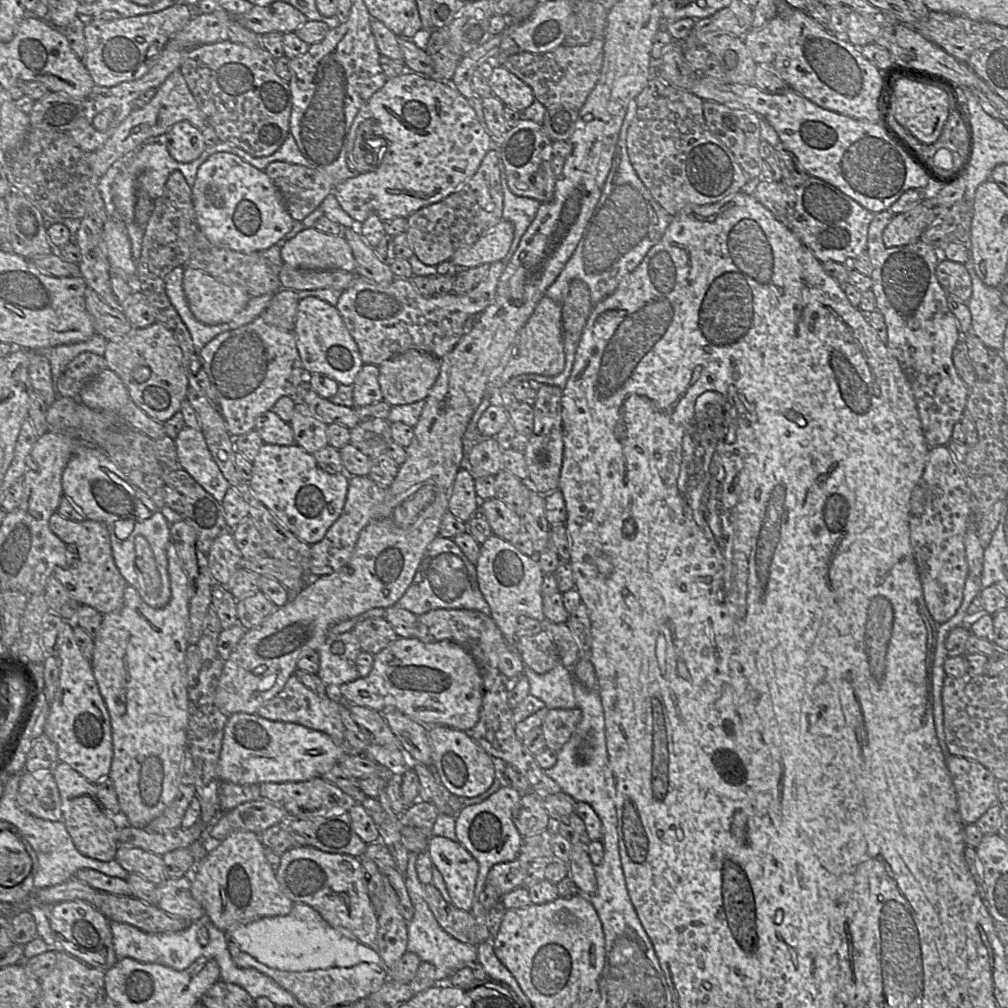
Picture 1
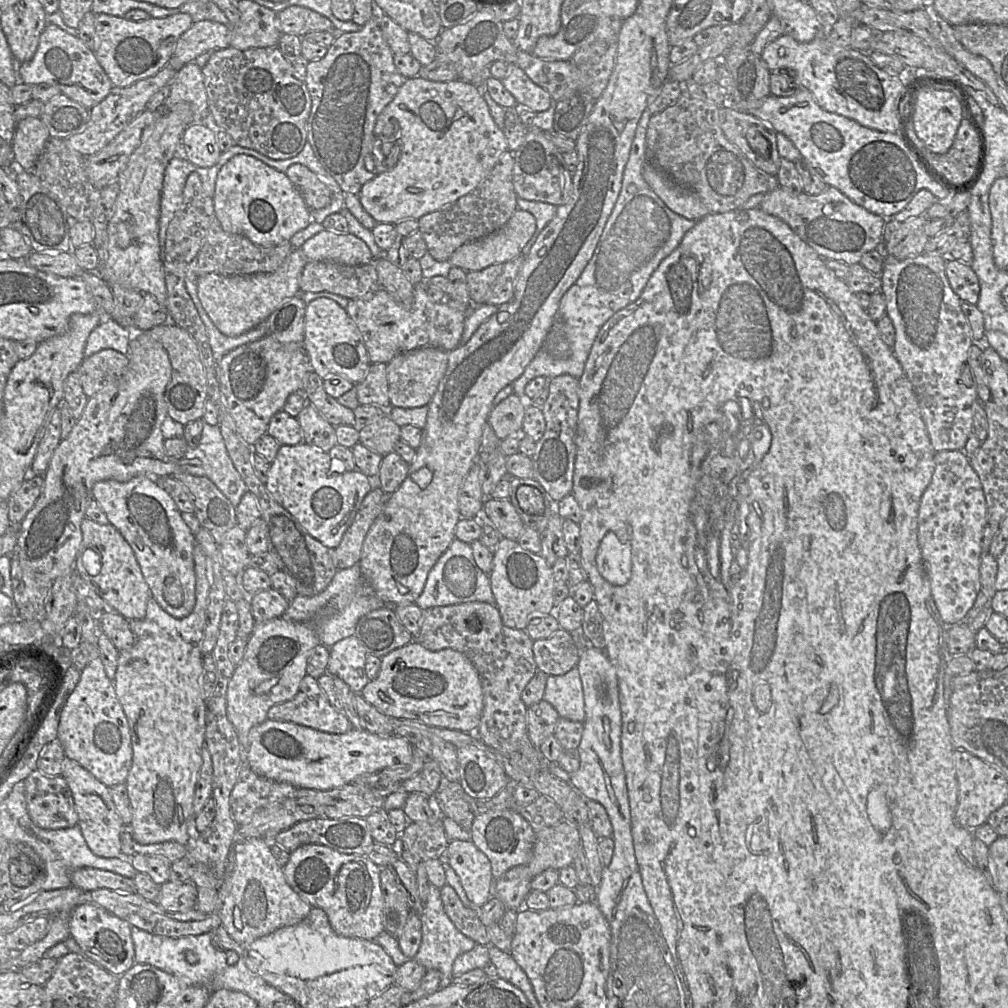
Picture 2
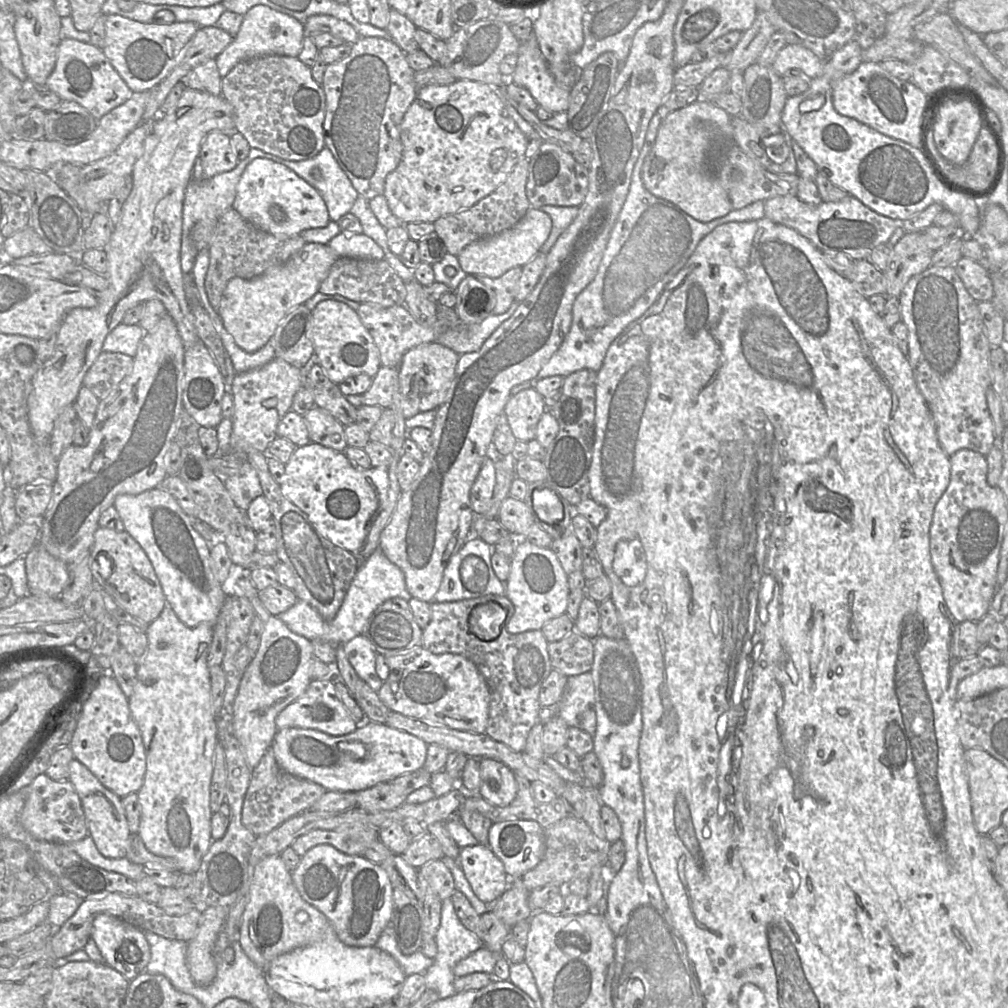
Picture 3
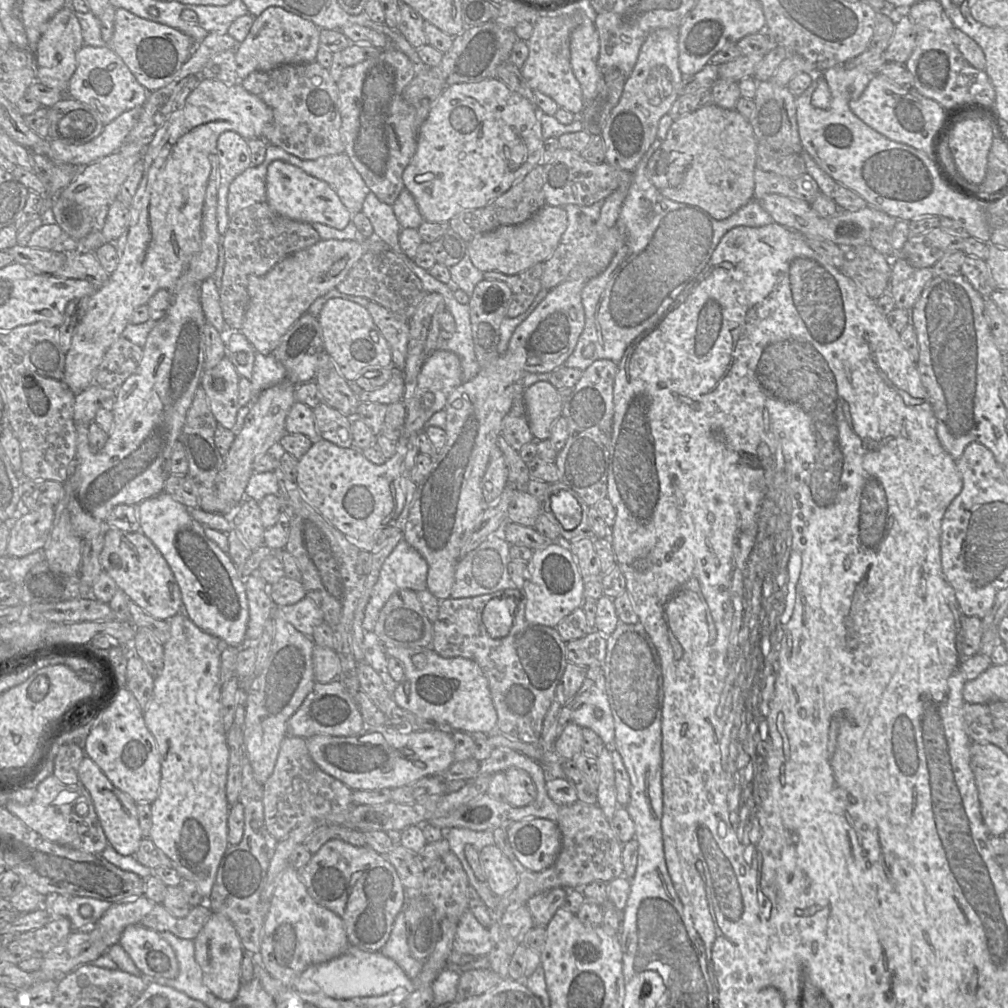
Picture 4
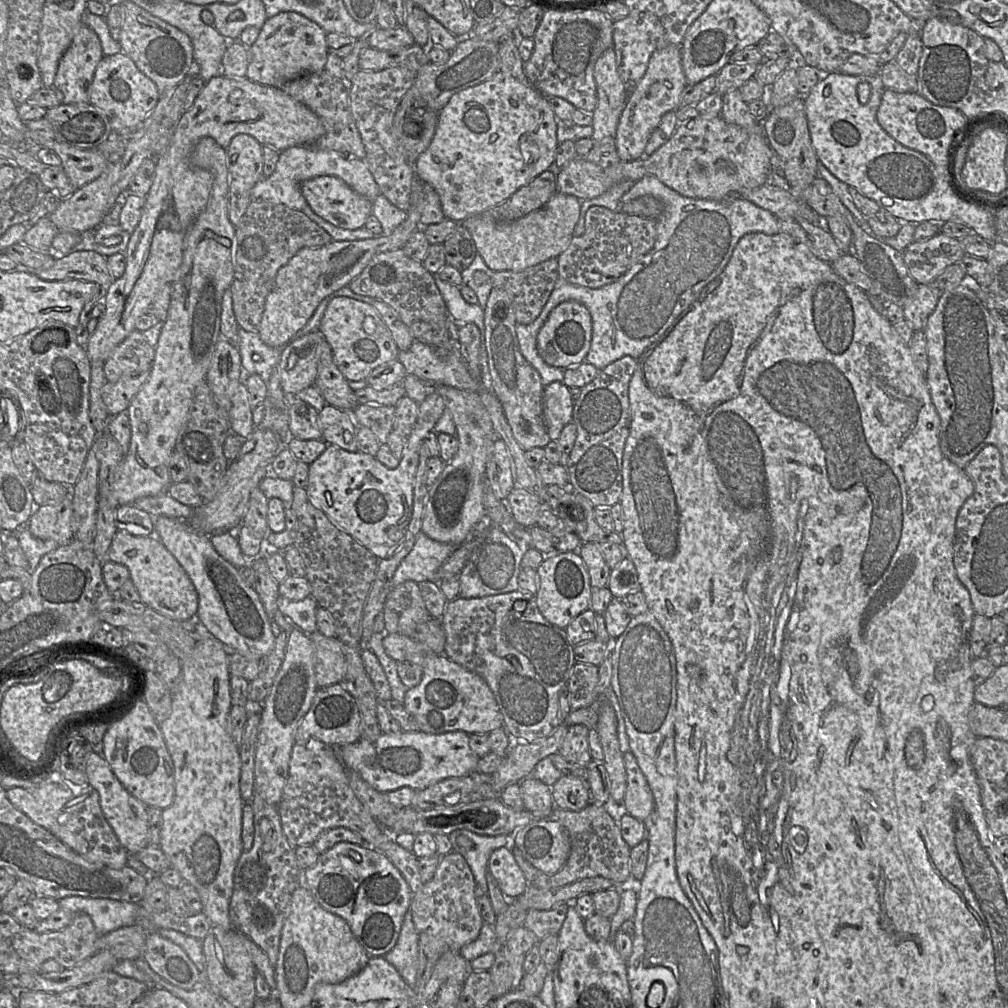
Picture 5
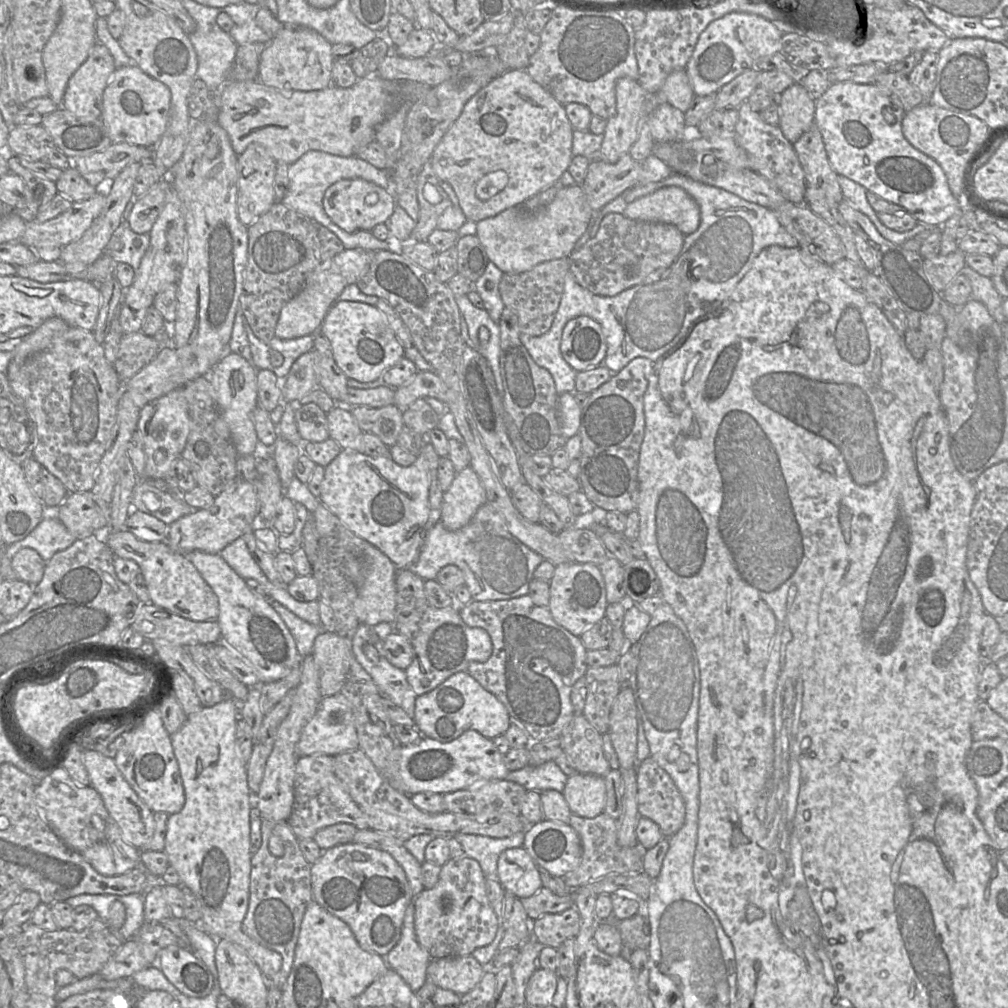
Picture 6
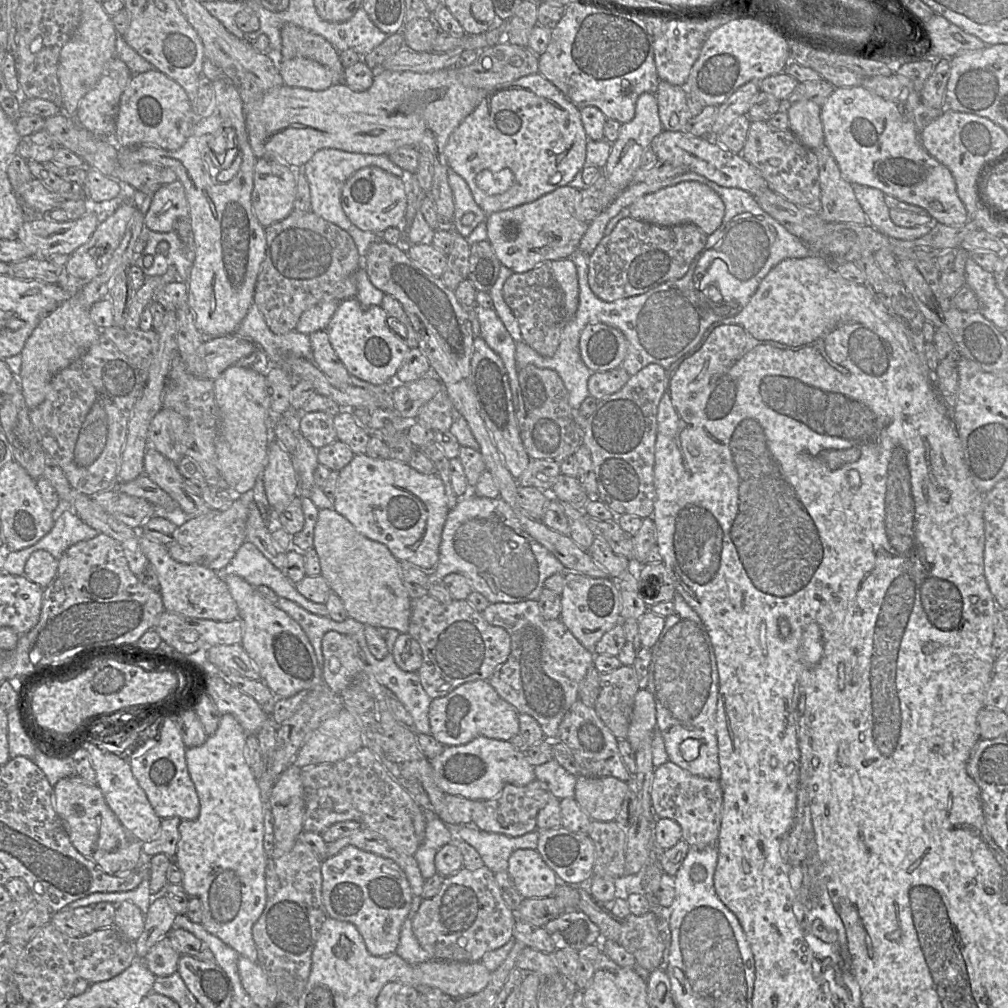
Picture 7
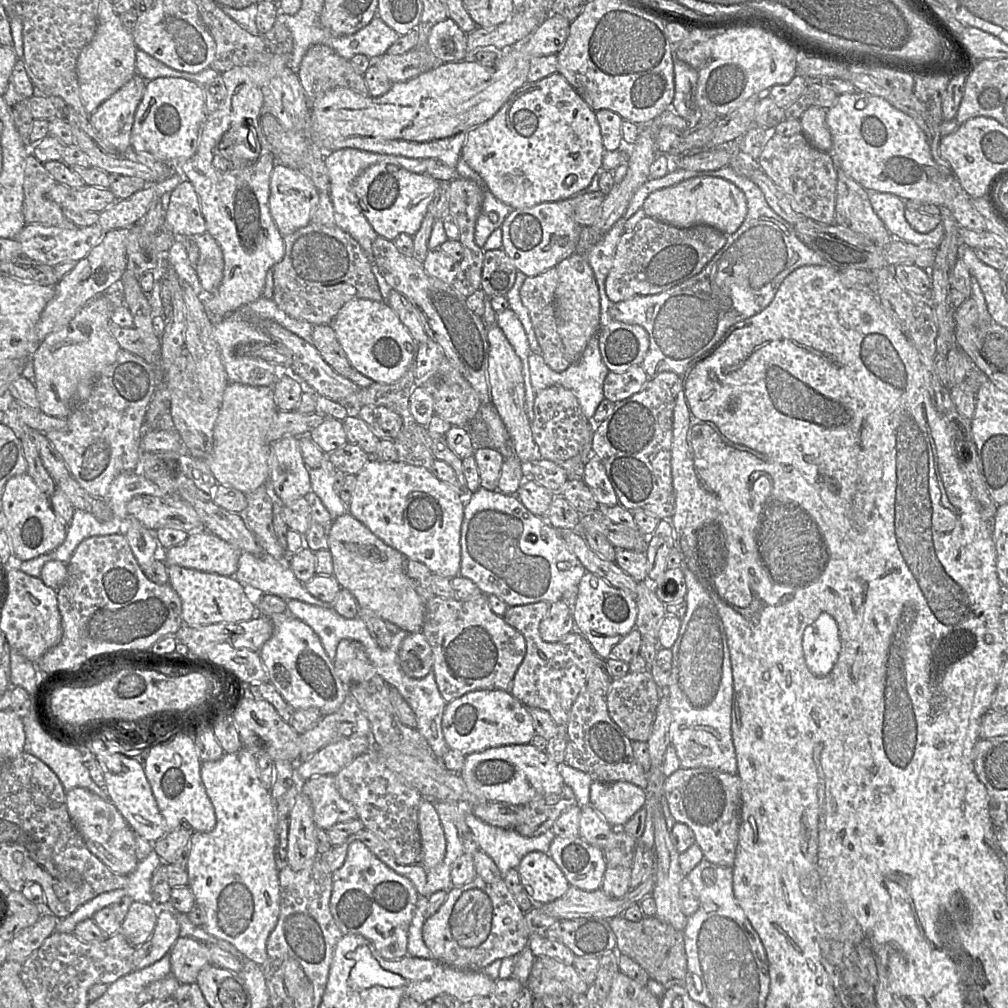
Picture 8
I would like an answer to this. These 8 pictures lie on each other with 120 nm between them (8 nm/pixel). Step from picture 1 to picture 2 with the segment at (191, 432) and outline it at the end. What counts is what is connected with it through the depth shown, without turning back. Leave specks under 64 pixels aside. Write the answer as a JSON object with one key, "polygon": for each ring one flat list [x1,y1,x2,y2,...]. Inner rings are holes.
{"polygon":[[205,424,199,445,192,449,204,464,205,476,236,507,248,489,228,454,219,426]]}

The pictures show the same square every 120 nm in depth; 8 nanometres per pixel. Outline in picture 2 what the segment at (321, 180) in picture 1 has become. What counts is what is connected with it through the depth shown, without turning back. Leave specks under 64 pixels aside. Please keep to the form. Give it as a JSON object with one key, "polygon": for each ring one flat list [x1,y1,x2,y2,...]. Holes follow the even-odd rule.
{"polygon":[[293,164,285,172,286,176,300,192,310,211,330,205,332,193,319,177,301,164]]}

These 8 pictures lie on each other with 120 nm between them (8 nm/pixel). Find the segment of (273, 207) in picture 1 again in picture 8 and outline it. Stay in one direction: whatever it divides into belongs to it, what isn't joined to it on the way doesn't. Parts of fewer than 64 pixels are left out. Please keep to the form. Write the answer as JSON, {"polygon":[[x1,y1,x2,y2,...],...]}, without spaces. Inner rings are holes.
{"polygon":[[377,163,358,174,351,189,375,232,393,241,401,233,416,234,440,184,441,181,426,173,418,174,394,164]]}

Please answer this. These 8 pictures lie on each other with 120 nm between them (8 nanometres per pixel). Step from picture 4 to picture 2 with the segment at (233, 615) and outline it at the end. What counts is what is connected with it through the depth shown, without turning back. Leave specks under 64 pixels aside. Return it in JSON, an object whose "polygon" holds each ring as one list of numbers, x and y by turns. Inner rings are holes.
{"polygon":[[139,475,128,481,103,480,94,484,92,495,113,525,131,545,140,565,145,581,149,585,152,598,170,616,181,619,187,617,196,602,196,573,194,564,195,534,182,519,171,496,152,477]]}

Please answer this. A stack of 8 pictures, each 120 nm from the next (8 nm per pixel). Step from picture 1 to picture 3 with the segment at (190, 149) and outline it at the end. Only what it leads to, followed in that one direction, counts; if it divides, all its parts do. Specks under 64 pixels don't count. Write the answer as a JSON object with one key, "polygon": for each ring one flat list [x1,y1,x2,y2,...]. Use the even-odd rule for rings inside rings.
{"polygon":[[219,130,210,131,201,142,198,159,205,179,233,170,238,162,230,143,230,137]]}

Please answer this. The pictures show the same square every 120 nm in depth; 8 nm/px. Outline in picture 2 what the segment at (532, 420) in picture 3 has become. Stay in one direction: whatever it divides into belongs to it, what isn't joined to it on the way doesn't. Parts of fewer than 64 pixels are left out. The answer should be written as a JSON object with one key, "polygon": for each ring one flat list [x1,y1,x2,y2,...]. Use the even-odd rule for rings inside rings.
{"polygon":[[511,394,496,404,487,419,496,436,502,440,512,435,520,435,528,399]]}

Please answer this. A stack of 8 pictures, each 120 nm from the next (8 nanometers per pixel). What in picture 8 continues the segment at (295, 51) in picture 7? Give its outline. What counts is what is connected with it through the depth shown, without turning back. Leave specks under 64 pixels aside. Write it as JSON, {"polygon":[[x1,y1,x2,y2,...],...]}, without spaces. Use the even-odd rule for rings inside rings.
{"polygon":[[313,44,308,48,303,56,297,75,309,101,310,108,313,102,324,93,337,87,350,89,363,96,369,95,363,75,358,74,348,60,324,44]]}

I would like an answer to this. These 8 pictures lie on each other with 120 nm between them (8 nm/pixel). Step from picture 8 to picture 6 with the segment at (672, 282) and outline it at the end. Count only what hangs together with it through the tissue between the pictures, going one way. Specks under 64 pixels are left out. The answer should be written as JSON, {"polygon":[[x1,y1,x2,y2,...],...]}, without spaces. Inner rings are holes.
{"polygon":[[608,213,602,218,596,235,569,255,569,271,590,292,615,296,642,283,654,271,669,267,681,252,684,238,685,235,672,224,634,220,624,214]]}

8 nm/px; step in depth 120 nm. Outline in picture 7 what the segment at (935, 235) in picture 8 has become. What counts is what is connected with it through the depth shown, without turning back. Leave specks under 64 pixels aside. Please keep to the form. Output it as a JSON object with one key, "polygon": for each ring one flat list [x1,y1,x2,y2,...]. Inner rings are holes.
{"polygon":[[852,184,852,187,869,224,889,237,914,240,926,235,938,224,935,220,931,220,918,227,900,227,891,220,890,209,885,203,885,194,881,190,860,184]]}

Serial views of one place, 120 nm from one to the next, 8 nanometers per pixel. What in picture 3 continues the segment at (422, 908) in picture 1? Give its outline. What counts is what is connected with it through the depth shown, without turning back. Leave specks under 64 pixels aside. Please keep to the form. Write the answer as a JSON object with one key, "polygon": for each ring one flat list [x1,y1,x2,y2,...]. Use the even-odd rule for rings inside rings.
{"polygon":[[451,899,442,900,441,920,435,935,437,945,437,955,433,959,433,964,423,973,426,979,427,990,434,990,439,999,448,998,456,993,454,979,456,978,453,969,462,959,481,948,484,943,473,932,468,930,459,920]]}

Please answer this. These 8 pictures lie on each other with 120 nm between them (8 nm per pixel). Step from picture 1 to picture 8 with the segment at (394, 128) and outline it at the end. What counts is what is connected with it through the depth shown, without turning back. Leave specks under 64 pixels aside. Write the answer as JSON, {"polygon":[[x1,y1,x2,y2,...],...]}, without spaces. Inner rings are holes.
{"polygon":[[554,73,535,82,527,82,514,91,499,111,473,128,461,150,461,159,478,173,484,189,513,209,573,198,590,187,600,172,606,149,595,111,569,82]]}

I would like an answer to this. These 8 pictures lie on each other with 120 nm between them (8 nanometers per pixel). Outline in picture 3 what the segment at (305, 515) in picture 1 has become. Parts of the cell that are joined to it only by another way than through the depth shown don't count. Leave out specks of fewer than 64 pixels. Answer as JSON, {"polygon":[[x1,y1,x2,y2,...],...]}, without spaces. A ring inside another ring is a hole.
{"polygon":[[313,442,295,449,279,485,283,496,301,509,324,537,352,553,362,549,372,518,389,499,388,467,356,468,342,451]]}

